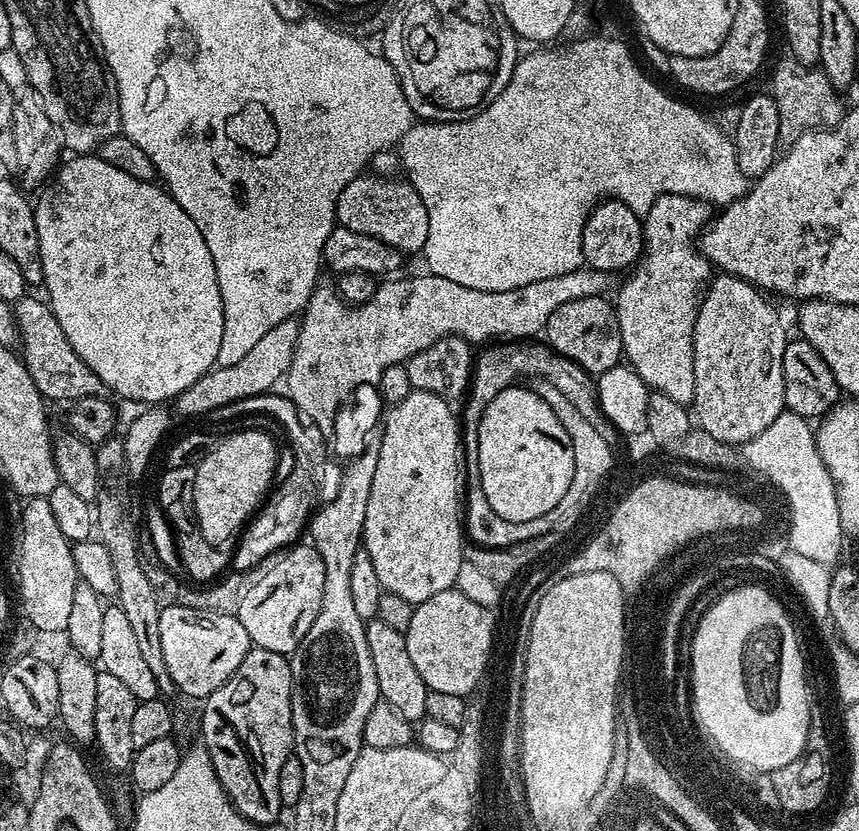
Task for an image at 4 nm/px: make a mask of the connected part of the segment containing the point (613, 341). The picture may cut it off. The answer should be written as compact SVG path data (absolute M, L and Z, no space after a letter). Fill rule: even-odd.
M604 296L578 298L577 301L558 306L547 322L544 338L549 347L570 358L592 376L617 367L623 359L623 344L616 310L613 303Z

